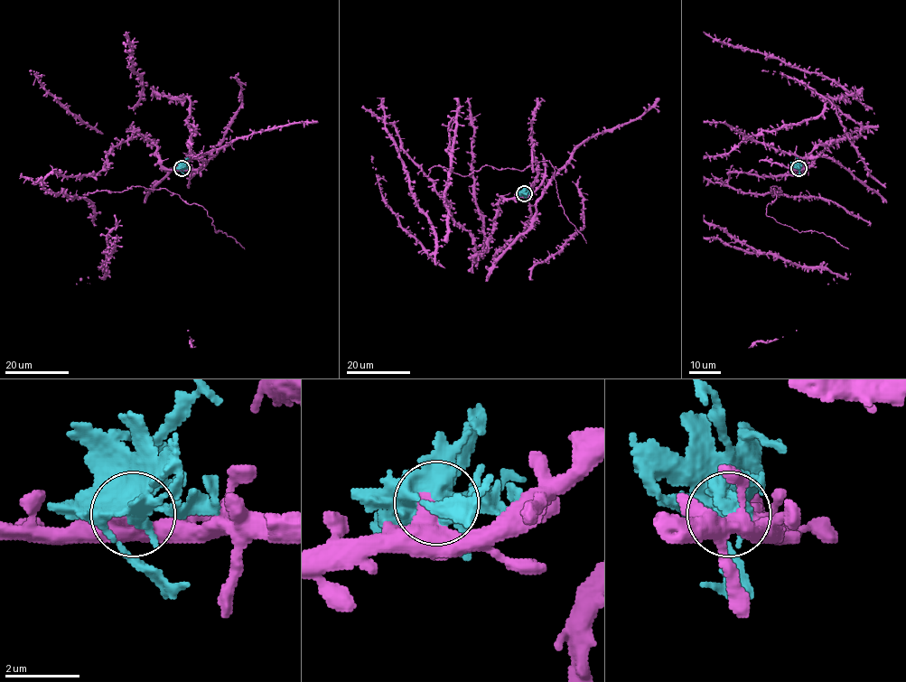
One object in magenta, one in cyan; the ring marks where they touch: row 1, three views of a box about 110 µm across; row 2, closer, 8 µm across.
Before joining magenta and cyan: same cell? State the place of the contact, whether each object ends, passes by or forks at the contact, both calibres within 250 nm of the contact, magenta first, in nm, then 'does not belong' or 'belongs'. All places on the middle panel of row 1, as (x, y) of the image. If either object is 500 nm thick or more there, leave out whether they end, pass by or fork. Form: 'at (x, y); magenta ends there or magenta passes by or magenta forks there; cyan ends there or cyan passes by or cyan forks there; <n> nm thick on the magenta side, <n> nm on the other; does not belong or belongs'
at (524, 193); 500 nm thick on the magenta side, 500 nm on the other; does not belong

